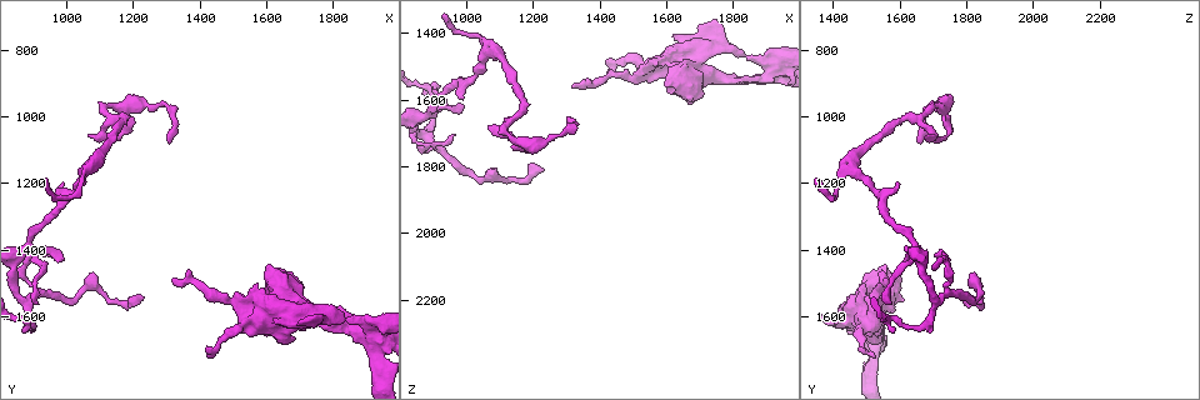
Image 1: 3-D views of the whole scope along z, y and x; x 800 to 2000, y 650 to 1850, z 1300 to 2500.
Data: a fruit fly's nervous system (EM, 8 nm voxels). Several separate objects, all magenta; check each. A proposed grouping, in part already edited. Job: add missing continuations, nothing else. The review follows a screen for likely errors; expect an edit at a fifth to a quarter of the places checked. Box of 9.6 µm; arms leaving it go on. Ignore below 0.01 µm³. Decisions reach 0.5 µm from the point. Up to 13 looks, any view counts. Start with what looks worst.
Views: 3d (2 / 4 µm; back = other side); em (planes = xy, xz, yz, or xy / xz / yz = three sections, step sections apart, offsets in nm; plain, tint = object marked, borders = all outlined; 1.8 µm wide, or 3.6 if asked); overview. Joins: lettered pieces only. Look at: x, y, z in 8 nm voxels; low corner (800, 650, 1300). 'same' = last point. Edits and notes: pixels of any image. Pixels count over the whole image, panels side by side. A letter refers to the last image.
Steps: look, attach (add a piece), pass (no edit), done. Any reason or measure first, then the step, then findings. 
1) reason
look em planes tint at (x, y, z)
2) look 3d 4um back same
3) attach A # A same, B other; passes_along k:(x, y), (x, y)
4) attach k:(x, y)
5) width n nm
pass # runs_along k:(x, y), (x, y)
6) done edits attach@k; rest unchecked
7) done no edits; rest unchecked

sudden change in width
look 3d 2um at (1070, 1150, 1450)

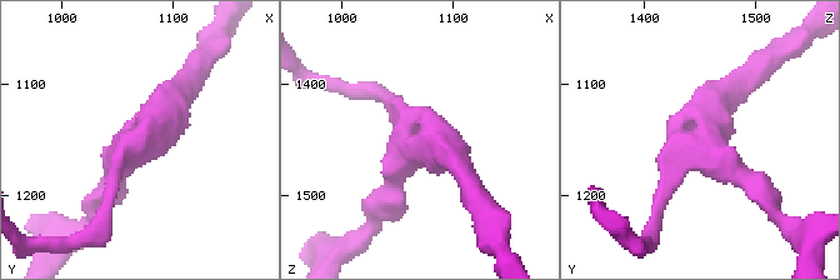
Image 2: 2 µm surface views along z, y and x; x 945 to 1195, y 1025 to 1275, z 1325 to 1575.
arms 3; need the tissue
look em 3.6um xz step 4 borders at (1068, 1150, 1456)

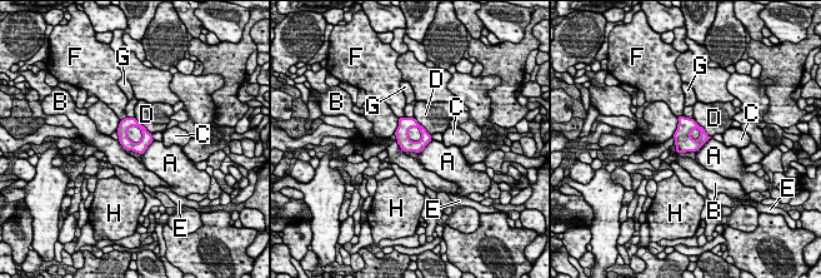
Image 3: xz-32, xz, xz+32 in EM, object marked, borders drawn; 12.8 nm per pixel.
pass # A other, B other, C other, D other, E other, F other, G other, H other; border 3:(395, 140), (403, 152); none of them fits

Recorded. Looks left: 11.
sharp bend
look em planes borders at (1150, 1070, 1710)

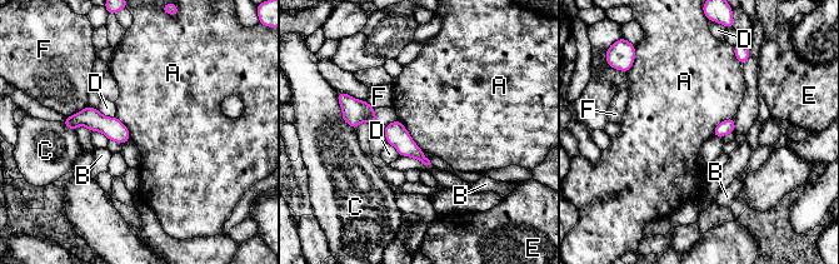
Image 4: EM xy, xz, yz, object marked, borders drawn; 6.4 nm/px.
width 90 nm
pass # A other, B other, C other, D other, E other, F other; border 4:(396, 119), (423, 150); none of them fits

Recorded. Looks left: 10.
look 3d 2um back at (980, 1430, 1600)

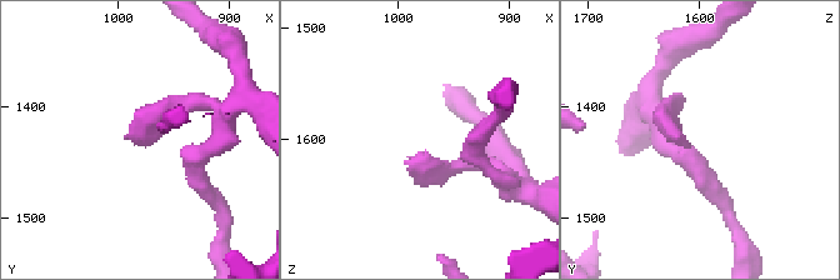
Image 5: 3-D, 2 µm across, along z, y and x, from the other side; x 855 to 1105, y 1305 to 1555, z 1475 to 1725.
look em xz step 4 tint at (978, 1434, 1608)

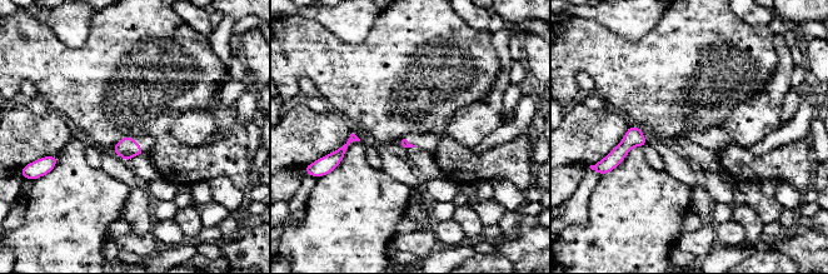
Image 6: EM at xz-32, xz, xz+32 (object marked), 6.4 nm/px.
look em planes borders same

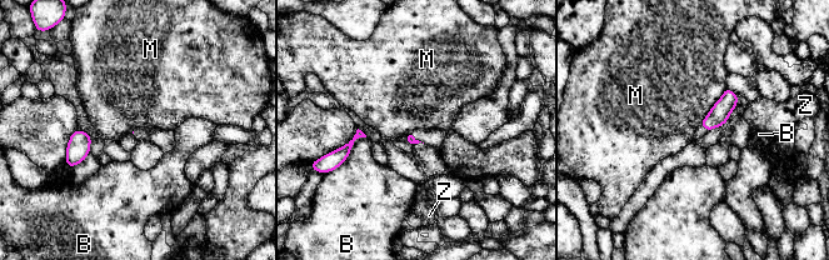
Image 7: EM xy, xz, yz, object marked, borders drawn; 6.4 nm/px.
pass # B other, M other, Z other; border 7:(725, 88), (722, 96), (698, 125); no lettered piece goes on from it

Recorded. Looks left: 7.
branch stops here
look 3d 4um at (1320, 1480, 1550)

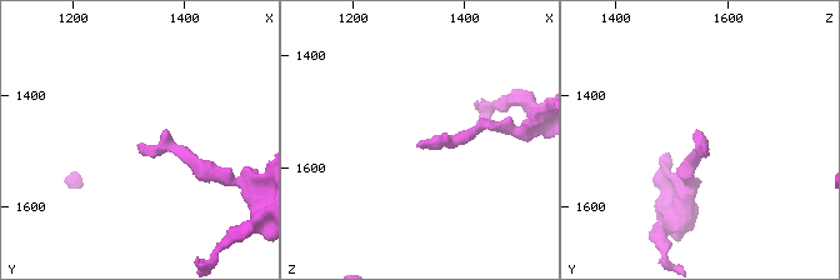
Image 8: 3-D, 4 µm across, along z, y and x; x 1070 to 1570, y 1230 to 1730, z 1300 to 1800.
now the EM
look em planes borders at (1320, 1485, 1565)

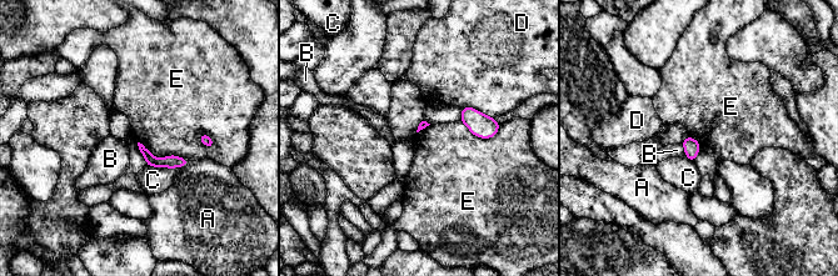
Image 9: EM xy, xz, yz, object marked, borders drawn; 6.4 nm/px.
longest_contact E 360 nm
pass # A other, B other, C other, D other, E other; runs_along 9:(144, 151), (154, 161), (184, 161); no lettered piece goes on from it

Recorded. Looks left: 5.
arms run side by side
look em planes tint at (1650, 1590, 1470)

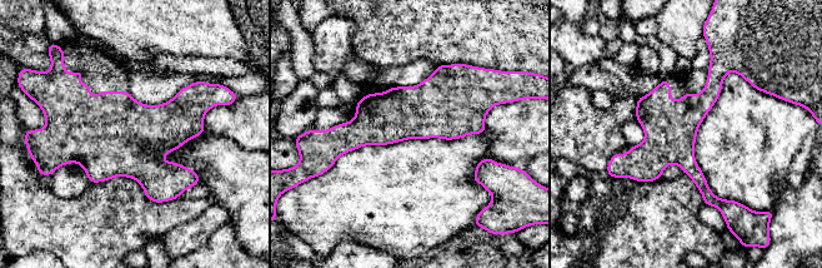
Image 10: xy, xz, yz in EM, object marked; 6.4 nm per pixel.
look em planes borders same

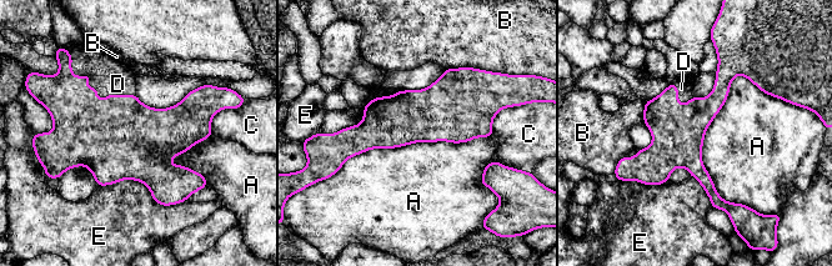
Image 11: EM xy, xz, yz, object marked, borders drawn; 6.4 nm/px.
width 340 nm
attach D # A other, B other, C other, D same, E other; the neuron continues

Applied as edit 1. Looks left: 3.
free end
look 3d 4um back at (1220, 1540, 1810)

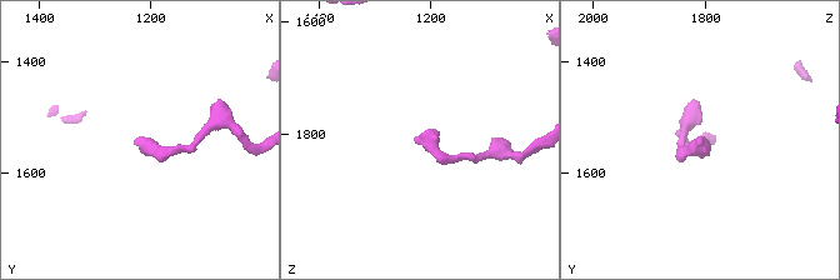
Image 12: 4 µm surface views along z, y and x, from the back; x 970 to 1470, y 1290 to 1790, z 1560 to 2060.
now the EM
look em xy step 4 tint at (1225, 1540, 1805)

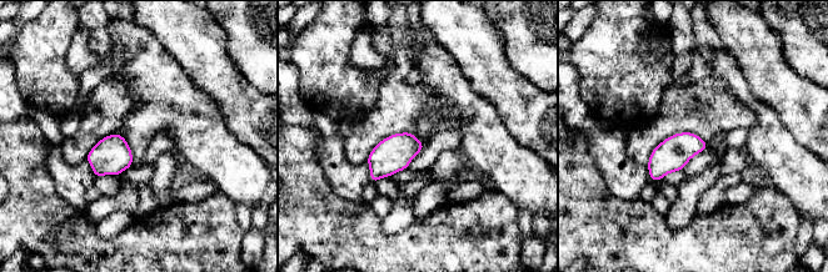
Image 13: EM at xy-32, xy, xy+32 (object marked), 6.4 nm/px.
look em planes borders same

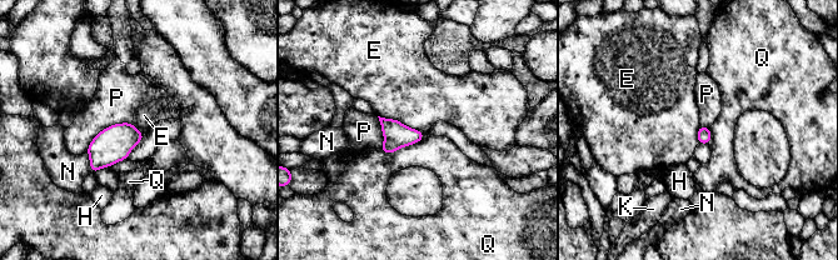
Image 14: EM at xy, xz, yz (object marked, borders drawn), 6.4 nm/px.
pass # E other, H other, K other, N other, P other, Q other; border 14:(378, 115), (398, 119), (424, 133); no lettered piece goes on from it

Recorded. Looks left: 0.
done edits attach@11; rest unchecked

